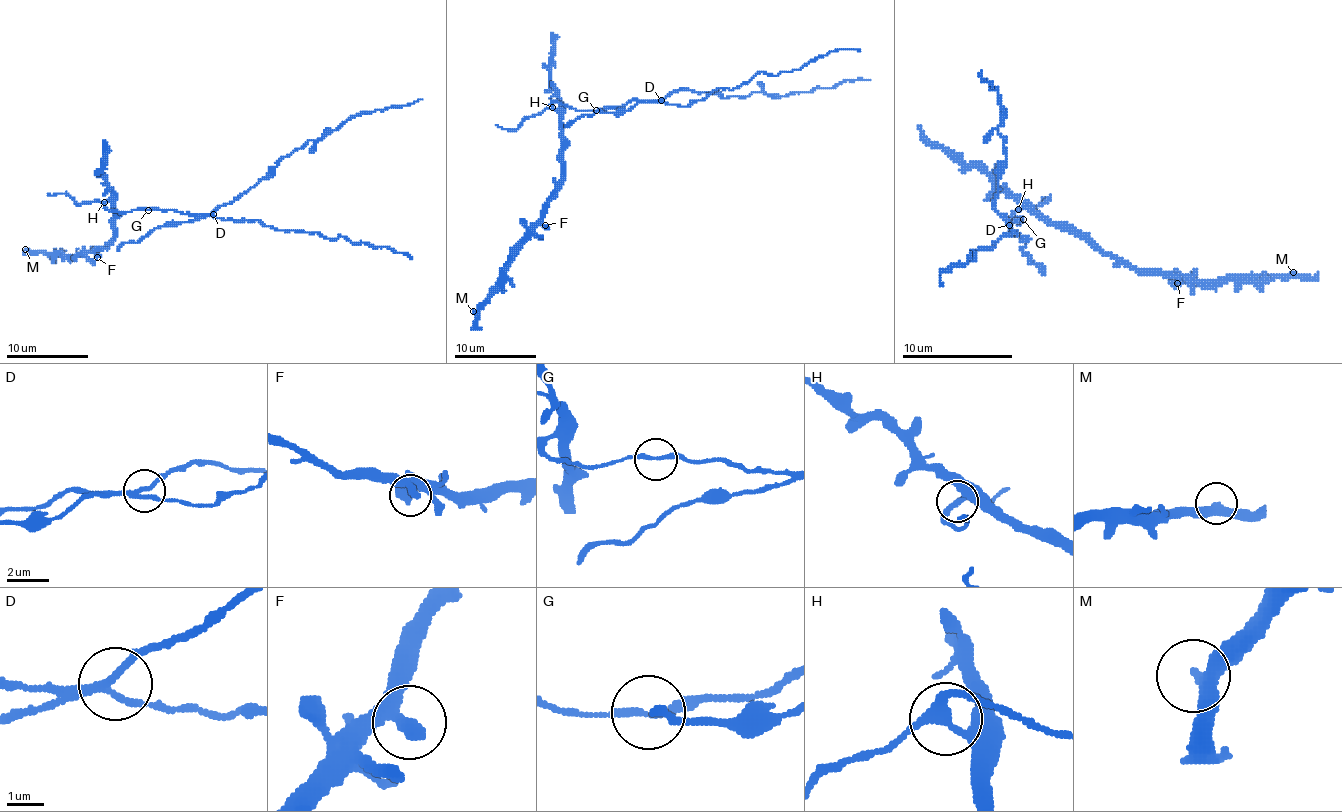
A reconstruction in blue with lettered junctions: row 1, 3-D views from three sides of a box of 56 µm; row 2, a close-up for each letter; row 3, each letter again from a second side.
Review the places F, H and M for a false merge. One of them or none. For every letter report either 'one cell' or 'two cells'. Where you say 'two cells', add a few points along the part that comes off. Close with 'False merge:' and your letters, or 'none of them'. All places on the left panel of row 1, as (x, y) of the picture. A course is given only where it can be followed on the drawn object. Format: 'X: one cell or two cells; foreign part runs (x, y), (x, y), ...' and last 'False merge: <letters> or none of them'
F: one cell
H: two cells; foreign part runs (105, 201), (109, 210), (213, 214), (309, 140), (338, 130), (365, 111), (422, 99)
M: one cell
False merge: H

